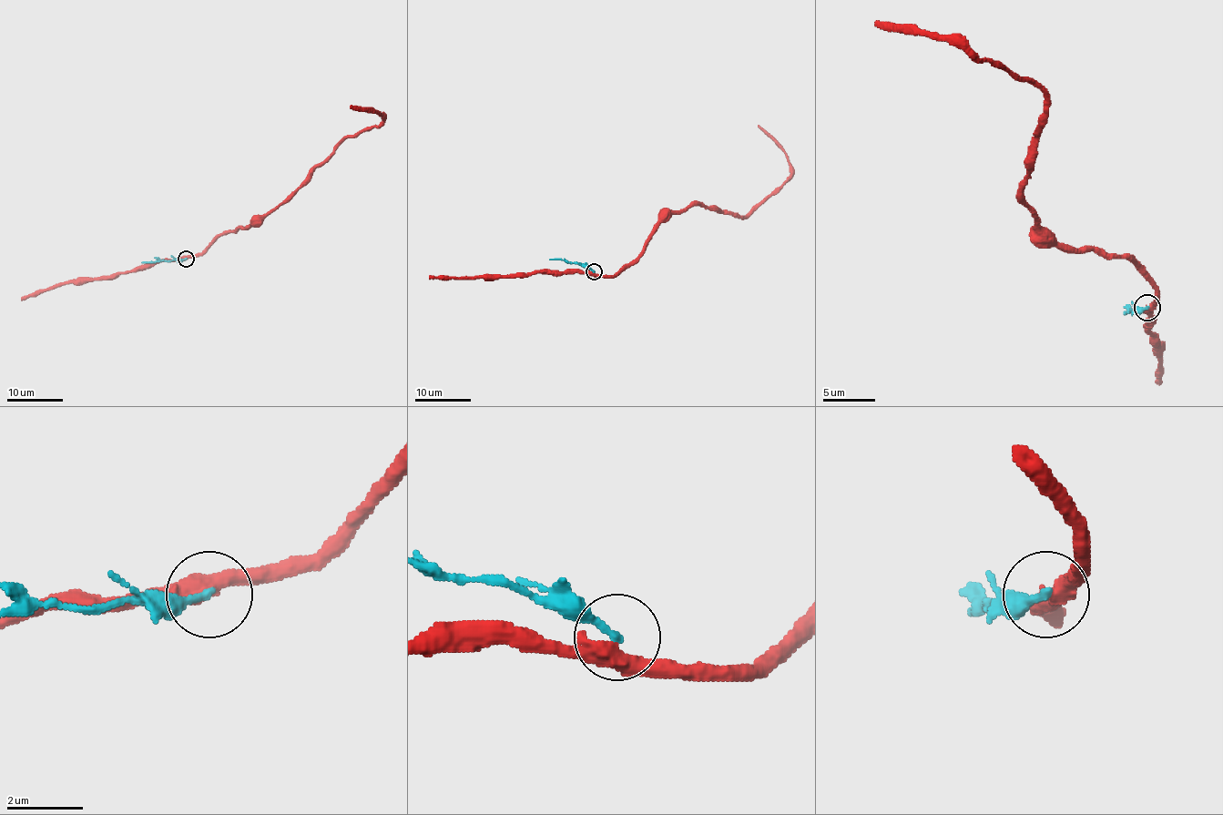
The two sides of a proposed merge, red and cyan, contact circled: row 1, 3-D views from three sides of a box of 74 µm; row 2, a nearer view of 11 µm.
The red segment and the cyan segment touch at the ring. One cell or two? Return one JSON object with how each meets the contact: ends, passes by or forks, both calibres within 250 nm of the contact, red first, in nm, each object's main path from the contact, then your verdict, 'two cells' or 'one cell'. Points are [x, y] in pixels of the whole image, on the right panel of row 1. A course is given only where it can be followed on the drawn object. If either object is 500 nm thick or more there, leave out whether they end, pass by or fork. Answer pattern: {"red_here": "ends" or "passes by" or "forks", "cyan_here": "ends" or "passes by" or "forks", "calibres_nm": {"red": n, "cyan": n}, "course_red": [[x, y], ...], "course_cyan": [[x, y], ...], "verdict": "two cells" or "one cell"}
{"red_here": "passes by", "cyan_here": "ends", "calibres_nm": {"red": 440, "cyan": 200}, "course_red": [[1148, 308], [1156, 287], [1126, 259], [1064, 250], [1024, 200], [1027, 148], [1045, 96], [964, 48], [875, 23]], "course_cyan": [[1148, 308], [1125, 313]], "verdict": "two cells"}

